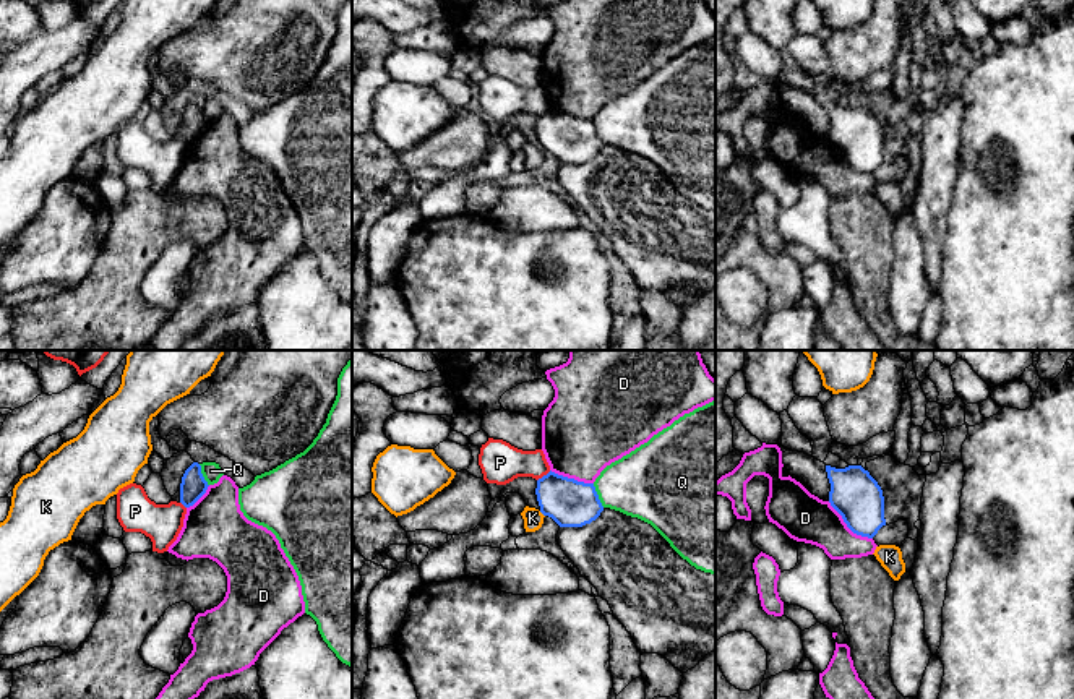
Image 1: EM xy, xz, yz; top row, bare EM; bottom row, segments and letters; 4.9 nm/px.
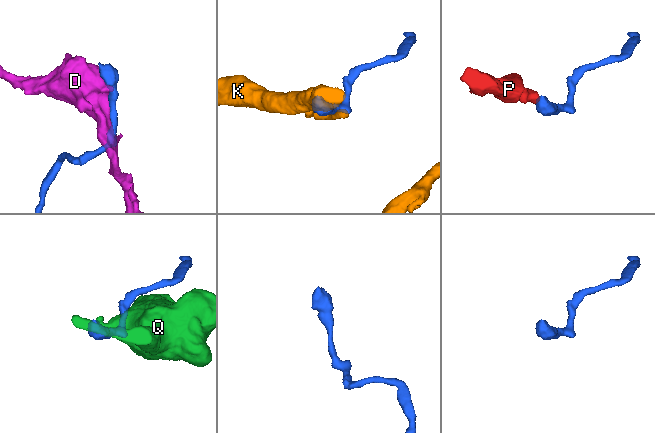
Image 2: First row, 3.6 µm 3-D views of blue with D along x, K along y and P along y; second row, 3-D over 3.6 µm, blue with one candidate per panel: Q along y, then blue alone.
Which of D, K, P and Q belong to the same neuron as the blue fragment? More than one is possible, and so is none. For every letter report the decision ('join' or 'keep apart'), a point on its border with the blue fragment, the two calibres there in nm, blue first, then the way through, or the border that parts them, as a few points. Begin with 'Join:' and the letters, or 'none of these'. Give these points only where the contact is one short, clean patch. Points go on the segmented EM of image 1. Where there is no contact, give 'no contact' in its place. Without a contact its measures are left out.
Join: none of these
D: keep apart; meets blue in yz at (847, 526); 240 nm thick on the blue side, 240 nm on the other
K: keep apart; meets blue in xz at (542, 513); 240 nm thick on the blue side, 100 nm on the other
P: keep apart; meets blue in xz at (544, 476); 240 nm thick on the blue side, 200 nm on the other; border along xz (550, 471), (537, 480)
Q: keep apart; meets blue in xz at (597, 495); 240 nm thick on the blue side, 340 nm on the other

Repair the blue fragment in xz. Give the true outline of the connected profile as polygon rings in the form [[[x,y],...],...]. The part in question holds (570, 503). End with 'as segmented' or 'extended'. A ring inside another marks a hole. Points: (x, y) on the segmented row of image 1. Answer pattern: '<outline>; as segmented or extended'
[[[552,470],[537,480],[535,495],[540,512],[560,527],[582,527],[604,511],[594,483],[578,482]]]; as segmented

